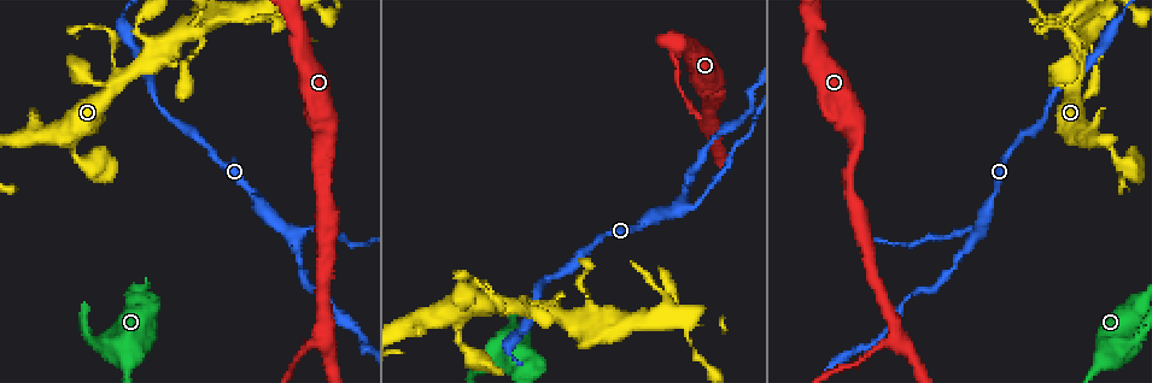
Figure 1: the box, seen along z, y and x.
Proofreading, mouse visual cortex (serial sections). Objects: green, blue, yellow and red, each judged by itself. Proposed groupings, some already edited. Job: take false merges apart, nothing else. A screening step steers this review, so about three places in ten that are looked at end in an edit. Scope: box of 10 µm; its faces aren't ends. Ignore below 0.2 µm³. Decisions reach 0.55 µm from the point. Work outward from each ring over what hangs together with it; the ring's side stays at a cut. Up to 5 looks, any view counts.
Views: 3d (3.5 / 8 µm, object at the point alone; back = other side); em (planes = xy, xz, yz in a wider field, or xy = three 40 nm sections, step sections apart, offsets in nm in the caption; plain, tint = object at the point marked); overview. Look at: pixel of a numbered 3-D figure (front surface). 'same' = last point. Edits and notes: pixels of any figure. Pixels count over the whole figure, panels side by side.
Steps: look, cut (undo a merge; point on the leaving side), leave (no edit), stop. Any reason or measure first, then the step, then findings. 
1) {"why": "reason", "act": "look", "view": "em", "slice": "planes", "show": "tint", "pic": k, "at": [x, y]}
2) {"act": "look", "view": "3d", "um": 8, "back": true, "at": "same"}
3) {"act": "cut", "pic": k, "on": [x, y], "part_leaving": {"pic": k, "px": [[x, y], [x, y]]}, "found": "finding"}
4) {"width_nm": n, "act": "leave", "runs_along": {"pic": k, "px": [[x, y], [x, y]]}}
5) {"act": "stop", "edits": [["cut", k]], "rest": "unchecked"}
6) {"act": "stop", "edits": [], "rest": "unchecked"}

{"act": "look", "view": "3d", "um": 8, "back": true, "pic": 1, "at": [323, 341]}

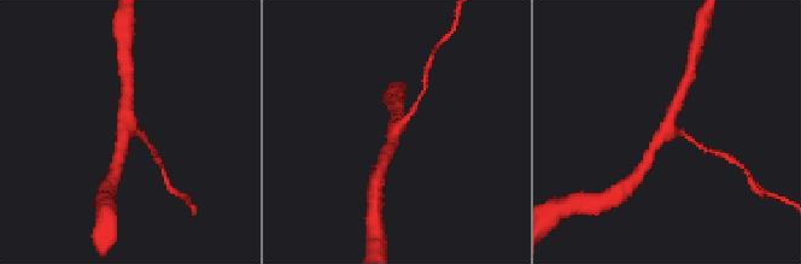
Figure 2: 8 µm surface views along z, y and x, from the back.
{"arms": 3, "arm_widths_nm": [200, 350, 350], "act": "look", "view": "em", "slice": "xy", "step": 3, "show": "tint", "at": "same"}

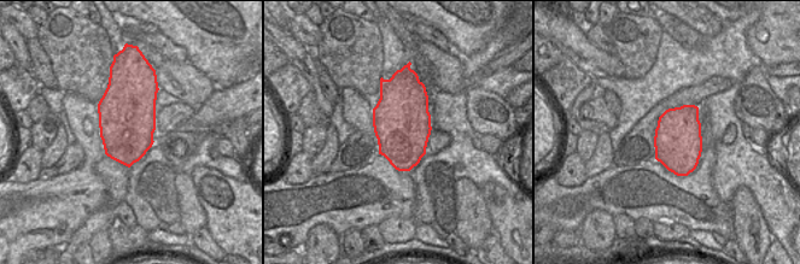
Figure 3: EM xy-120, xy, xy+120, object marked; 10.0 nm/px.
{"width_nm": 600, "act": "leave", "runs_along": {"pic": 2, "px": [[680, 94], [668, 129], [648, 156]]}, "found": "one cell here"}

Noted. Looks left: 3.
{"act": "look", "view": "3d", "um": 3.5, "pic": 1, "at": [291, 237]}

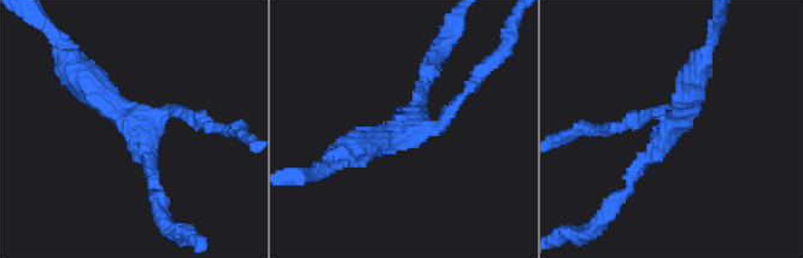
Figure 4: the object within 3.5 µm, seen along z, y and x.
{"arms": 3, "arm_widths_nm": [150, 200, 400], "act": "look", "view": "em", "slice": "xy", "step": 5, "show": "tint", "pic": 4, "at": [673, 125]}

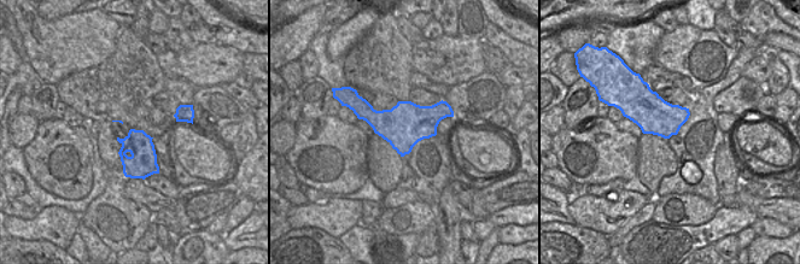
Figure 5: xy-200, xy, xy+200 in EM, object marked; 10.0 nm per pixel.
{"act": "leave", "runs_along": {"pic": 4, "px": [[76, 70], [140, 129], [154, 188]]}, "found": "one cell here"}

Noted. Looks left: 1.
{"act": "stop", "edits": [], "rest": "unchecked"}

